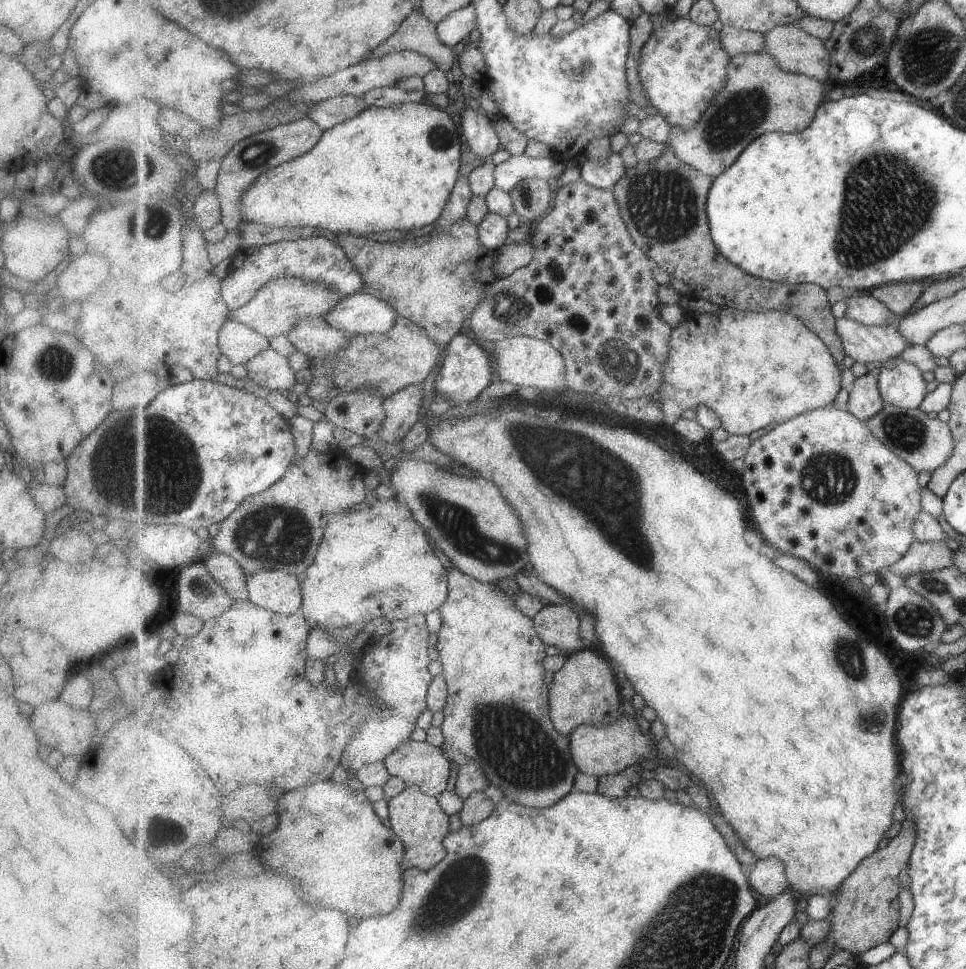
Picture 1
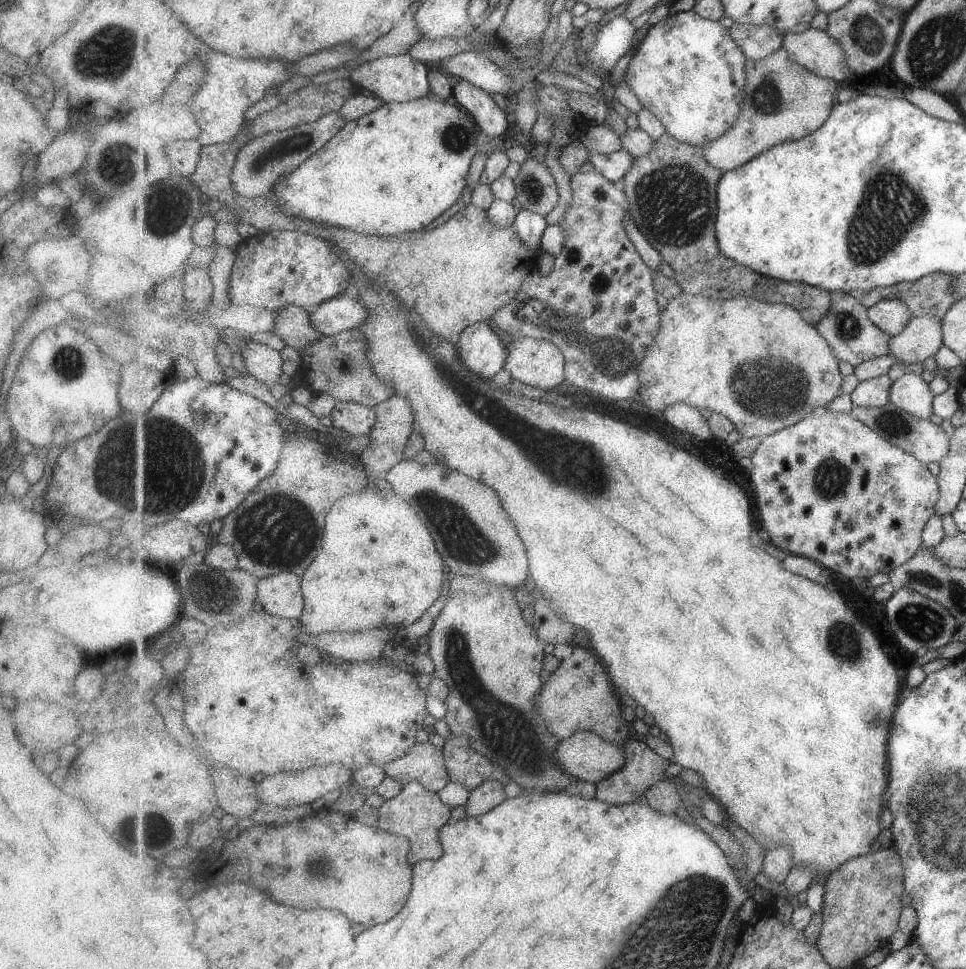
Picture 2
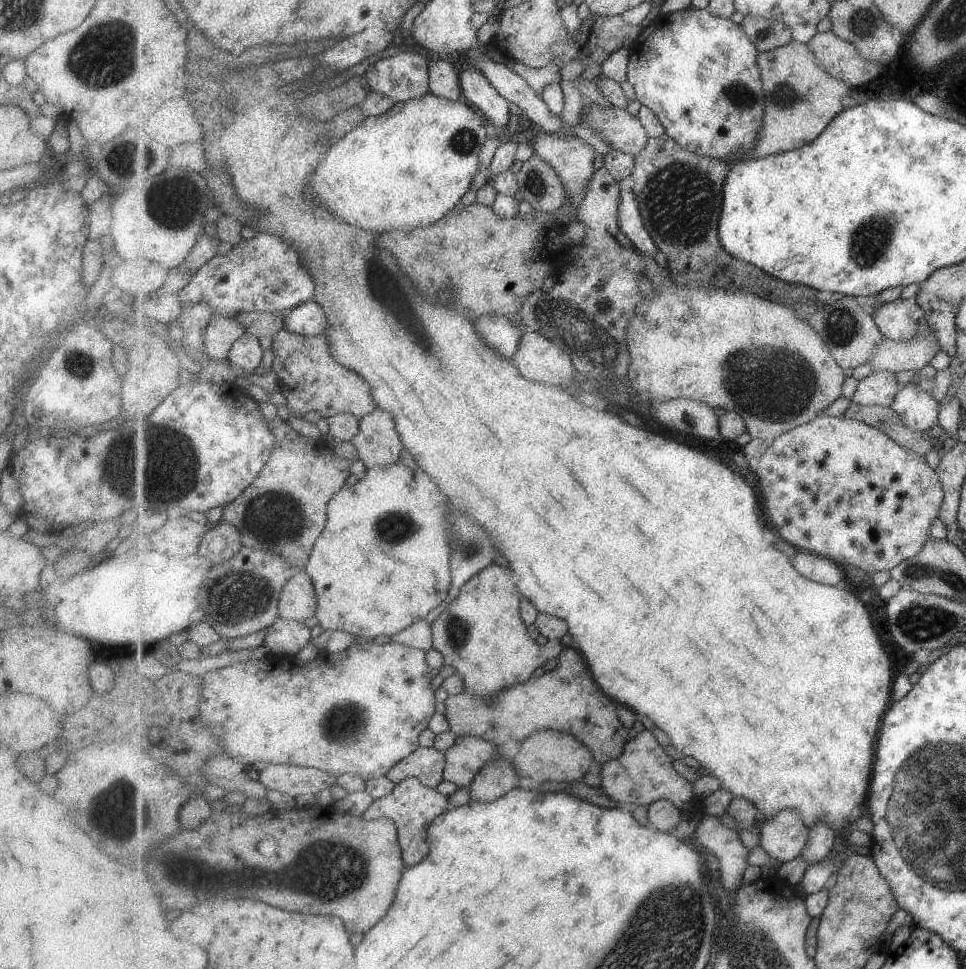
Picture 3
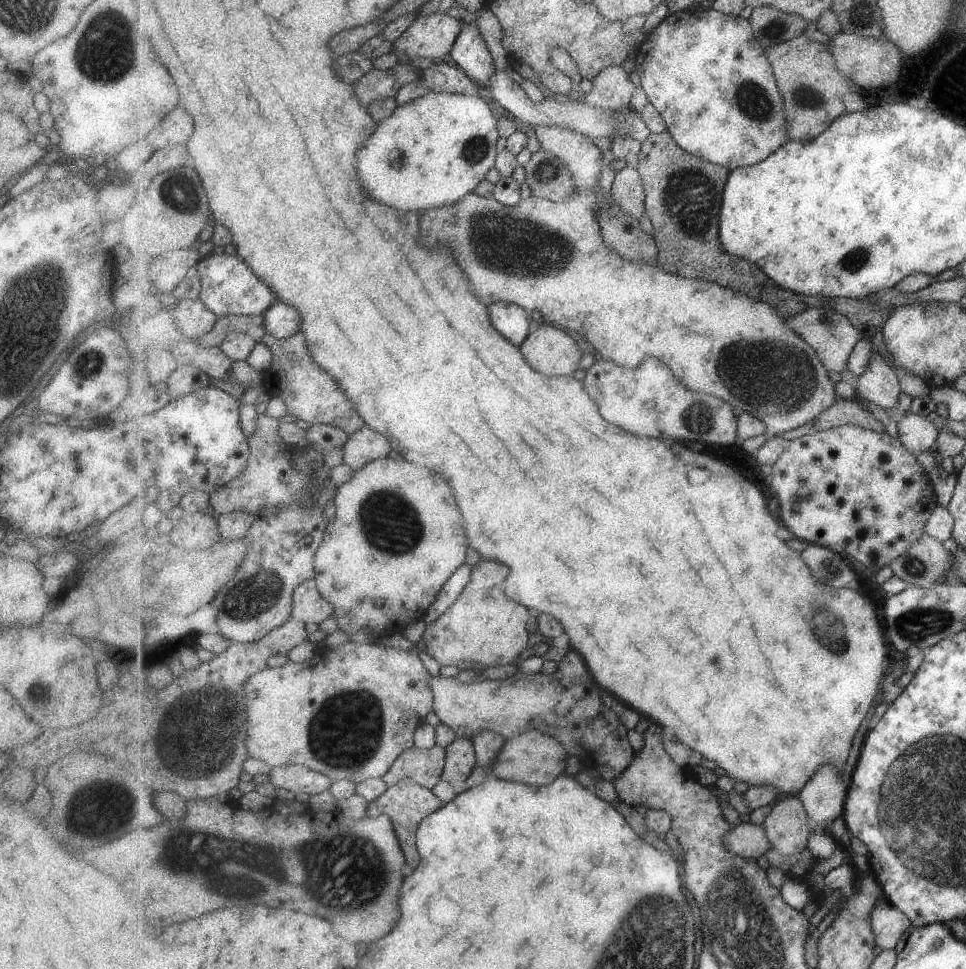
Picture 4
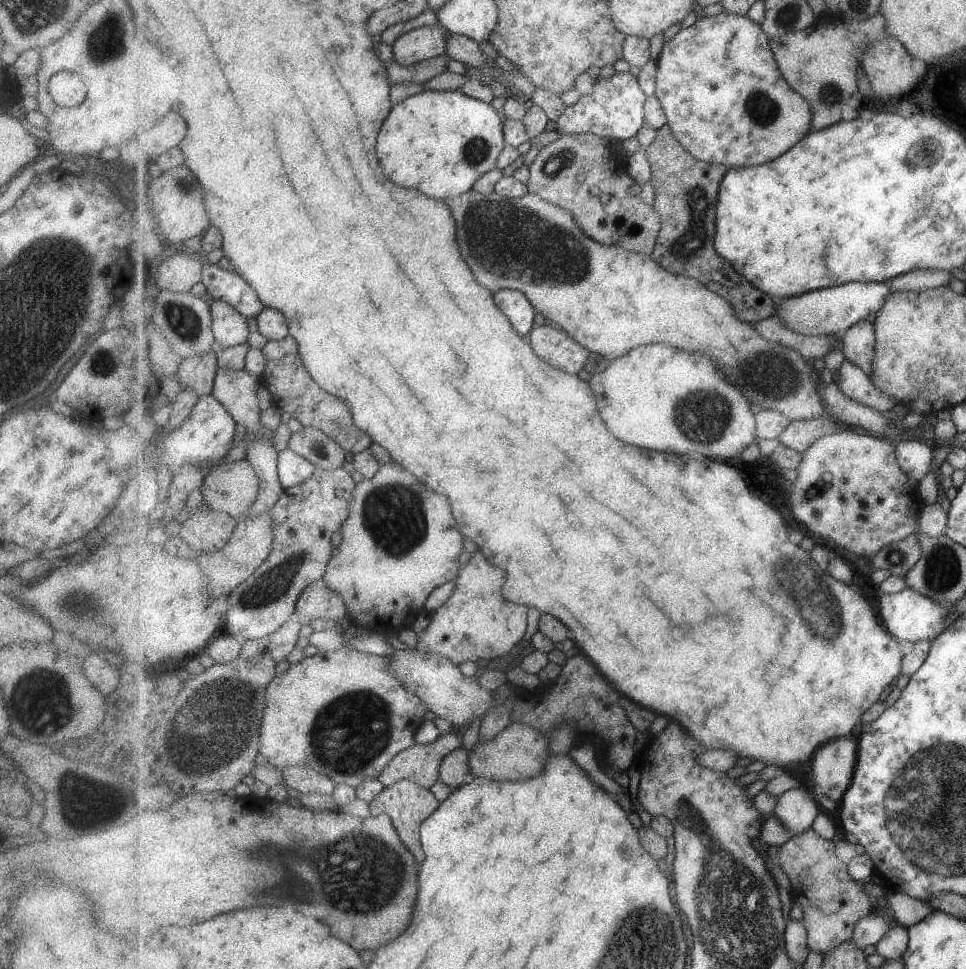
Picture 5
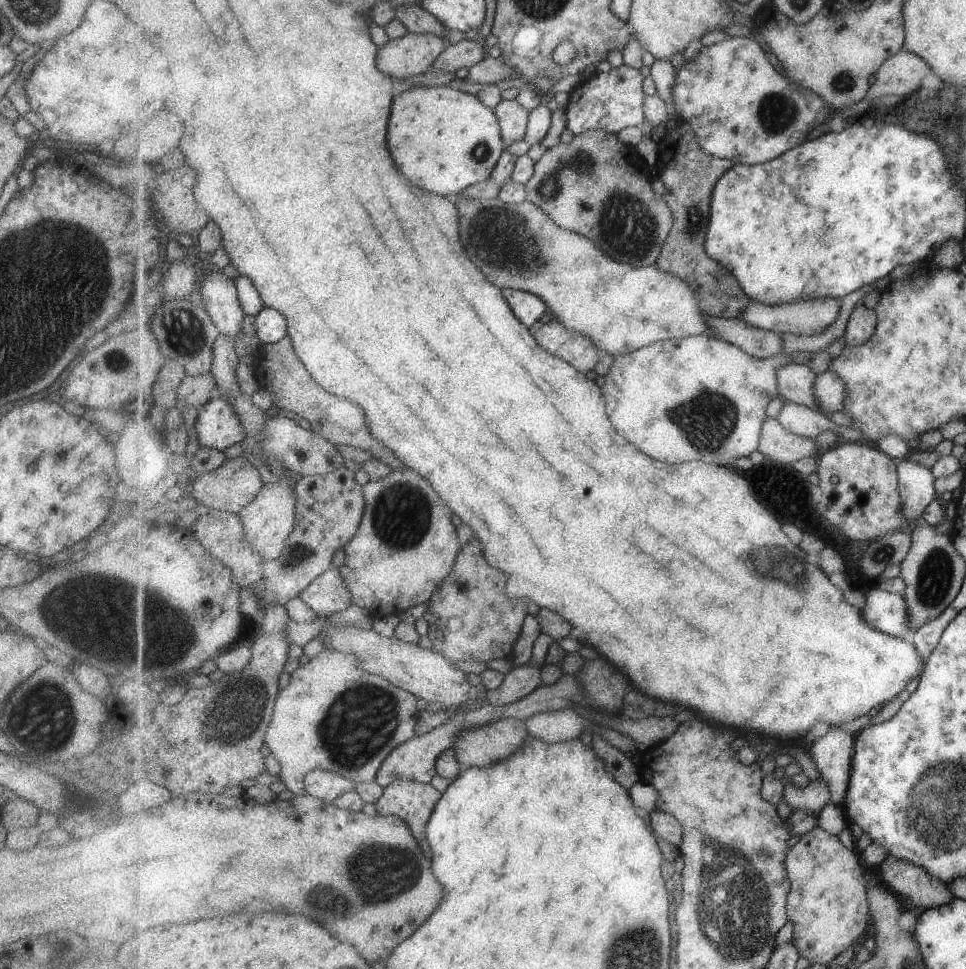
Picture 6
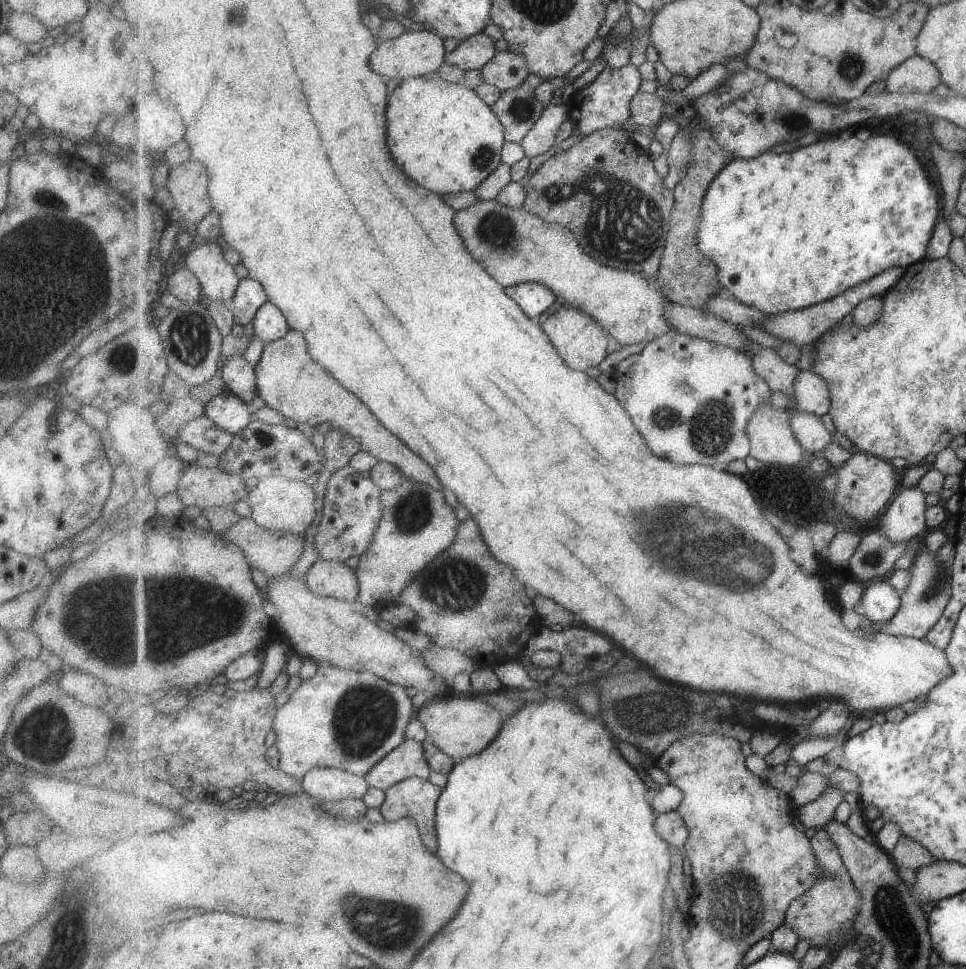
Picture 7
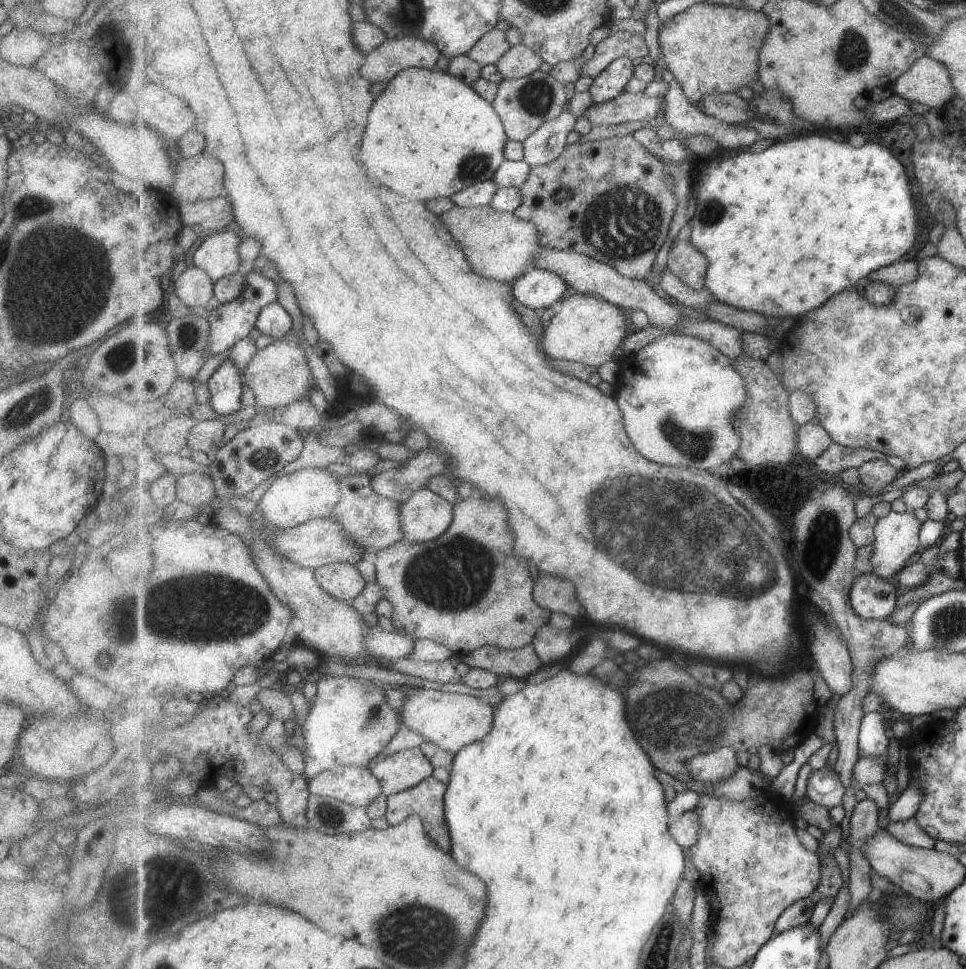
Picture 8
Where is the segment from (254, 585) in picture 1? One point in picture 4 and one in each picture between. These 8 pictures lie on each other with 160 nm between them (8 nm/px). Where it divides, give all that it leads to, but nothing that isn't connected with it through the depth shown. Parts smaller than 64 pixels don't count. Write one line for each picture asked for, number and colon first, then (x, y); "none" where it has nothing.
2: (280, 594)
3: (298, 601)
4: (309, 606)

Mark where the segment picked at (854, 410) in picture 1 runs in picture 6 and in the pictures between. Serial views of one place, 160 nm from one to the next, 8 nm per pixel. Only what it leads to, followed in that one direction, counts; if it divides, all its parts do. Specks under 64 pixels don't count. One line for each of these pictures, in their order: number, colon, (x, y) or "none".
2: (876, 392)
3: (880, 389)
4: (879, 385)
5: (859, 346)
6: (863, 321)

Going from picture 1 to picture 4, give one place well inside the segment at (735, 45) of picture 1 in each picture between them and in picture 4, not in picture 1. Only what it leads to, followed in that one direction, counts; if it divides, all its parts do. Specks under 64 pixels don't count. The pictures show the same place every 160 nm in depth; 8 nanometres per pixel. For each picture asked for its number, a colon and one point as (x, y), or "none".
2: (758, 41)
3: (767, 35)
4: (772, 27)

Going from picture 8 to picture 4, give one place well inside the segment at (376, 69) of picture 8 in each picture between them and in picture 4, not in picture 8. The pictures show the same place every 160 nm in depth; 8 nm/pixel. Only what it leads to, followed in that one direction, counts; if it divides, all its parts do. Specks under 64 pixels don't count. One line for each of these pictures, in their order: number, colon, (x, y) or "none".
4: (434, 36)
5: (421, 44)
6: (414, 54)
7: (421, 53)

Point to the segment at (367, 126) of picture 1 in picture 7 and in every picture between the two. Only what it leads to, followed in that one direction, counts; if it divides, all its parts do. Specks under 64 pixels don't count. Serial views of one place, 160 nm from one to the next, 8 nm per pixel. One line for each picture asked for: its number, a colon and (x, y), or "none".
2: (401, 168)
3: (411, 166)
4: (431, 152)
5: (439, 142)
6: (444, 139)
7: (443, 135)

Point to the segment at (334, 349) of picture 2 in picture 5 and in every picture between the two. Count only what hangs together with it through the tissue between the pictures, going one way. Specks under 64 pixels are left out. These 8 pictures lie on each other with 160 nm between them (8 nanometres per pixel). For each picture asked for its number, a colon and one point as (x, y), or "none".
3: (313, 379)
4: (311, 394)
5: (286, 374)

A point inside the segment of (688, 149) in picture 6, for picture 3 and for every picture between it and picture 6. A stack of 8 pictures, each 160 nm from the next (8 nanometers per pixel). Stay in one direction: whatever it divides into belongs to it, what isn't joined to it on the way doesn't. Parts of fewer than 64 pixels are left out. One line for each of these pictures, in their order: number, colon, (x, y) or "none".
3: (680, 193)
4: (684, 194)
5: (687, 190)

